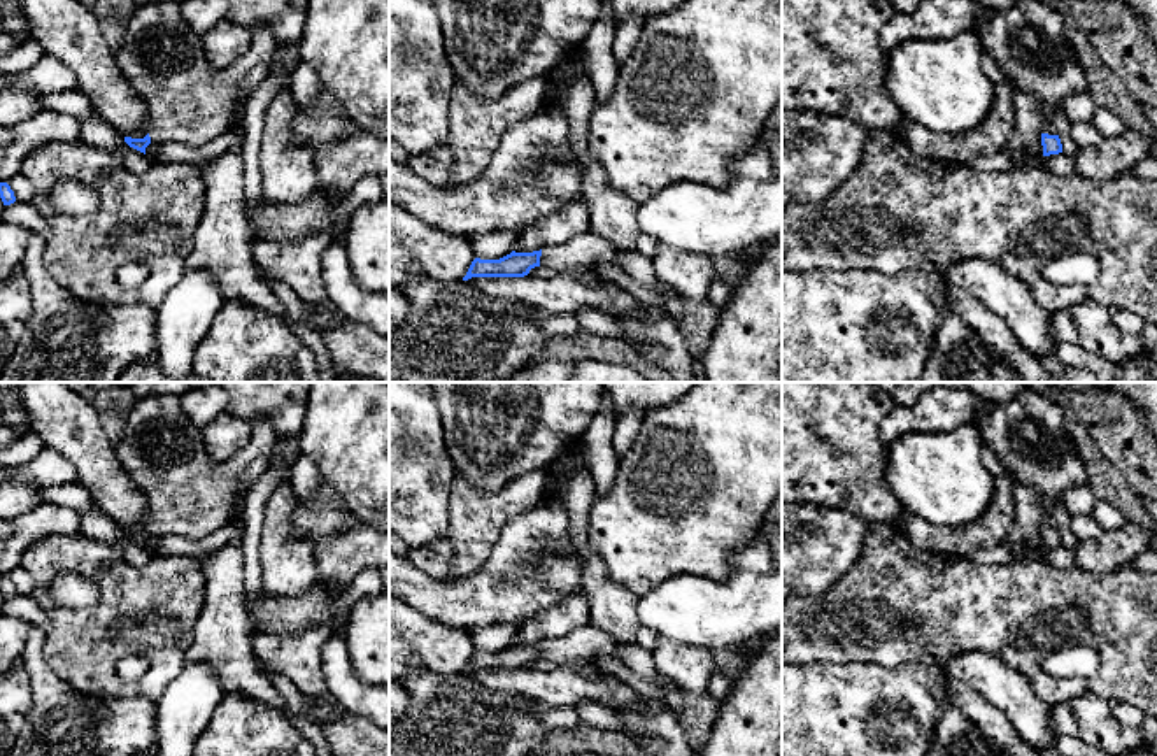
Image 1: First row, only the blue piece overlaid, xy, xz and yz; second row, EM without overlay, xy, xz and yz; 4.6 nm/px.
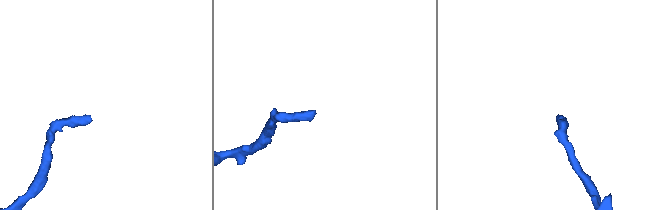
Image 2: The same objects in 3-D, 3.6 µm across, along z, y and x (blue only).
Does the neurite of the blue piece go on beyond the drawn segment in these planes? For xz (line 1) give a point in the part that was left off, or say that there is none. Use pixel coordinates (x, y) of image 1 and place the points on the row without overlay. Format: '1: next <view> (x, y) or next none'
1: next none

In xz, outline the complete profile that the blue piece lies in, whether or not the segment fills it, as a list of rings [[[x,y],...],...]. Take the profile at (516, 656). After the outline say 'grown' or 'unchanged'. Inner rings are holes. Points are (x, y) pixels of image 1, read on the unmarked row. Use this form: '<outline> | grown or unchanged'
[[[542,642],[533,645],[512,644],[500,653],[475,651],[463,674],[472,670],[524,670],[531,661],[540,660],[540,649]]] | unchanged

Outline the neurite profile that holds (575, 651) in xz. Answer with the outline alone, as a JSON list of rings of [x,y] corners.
[[[586,624],[571,630],[568,635],[554,640],[543,640],[540,658],[549,660],[556,668],[600,679],[610,675],[600,672],[593,665],[594,658],[600,654],[617,656],[617,653],[619,647],[615,645],[614,637],[591,624]]]

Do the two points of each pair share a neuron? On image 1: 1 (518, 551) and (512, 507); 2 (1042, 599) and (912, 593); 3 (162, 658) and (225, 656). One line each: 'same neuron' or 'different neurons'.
1: different neurons
2: same neuron
3: different neurons

